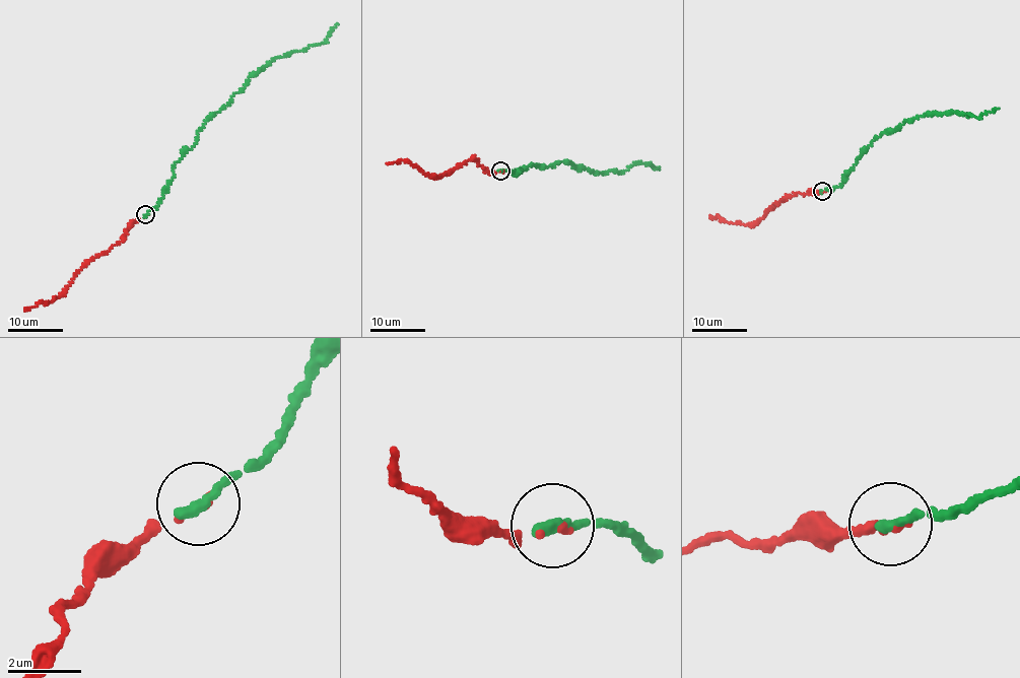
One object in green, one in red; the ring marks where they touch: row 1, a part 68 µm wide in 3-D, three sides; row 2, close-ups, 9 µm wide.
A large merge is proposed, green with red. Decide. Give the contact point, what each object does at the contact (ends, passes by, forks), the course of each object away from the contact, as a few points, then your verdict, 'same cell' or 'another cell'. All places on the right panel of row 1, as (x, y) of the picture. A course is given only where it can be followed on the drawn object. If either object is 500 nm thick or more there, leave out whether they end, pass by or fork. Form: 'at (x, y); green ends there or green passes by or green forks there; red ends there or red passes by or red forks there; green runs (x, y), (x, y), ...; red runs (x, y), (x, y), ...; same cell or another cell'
at (822, 191); green ends there; red ends there; green runs (822, 191), (842, 183), (875, 138), (906, 121), (951, 112), (977, 118), (999, 108); red runs (823, 192), (786, 197), (771, 206), (762, 218), (748, 224), (712, 215), (708, 218); same cell

